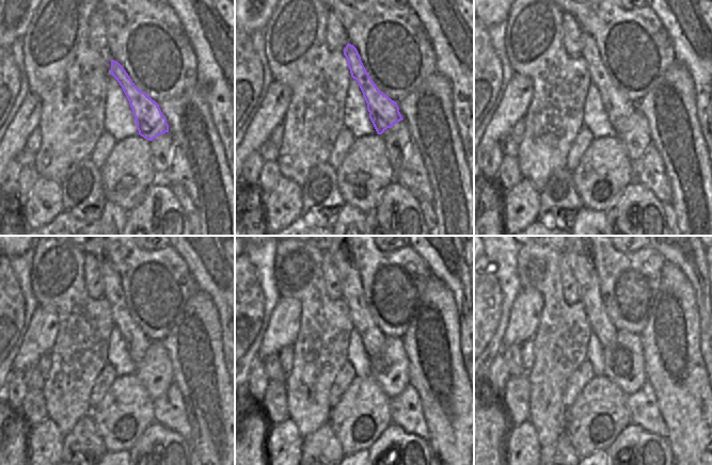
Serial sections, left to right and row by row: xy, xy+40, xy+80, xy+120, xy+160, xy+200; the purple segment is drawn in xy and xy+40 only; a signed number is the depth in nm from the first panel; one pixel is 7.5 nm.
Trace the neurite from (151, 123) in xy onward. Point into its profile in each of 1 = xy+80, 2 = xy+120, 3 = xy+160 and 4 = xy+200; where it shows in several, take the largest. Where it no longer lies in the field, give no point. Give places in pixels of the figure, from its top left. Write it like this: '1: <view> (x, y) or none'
1: xy+80 (618, 109)
2: xy+120 (137, 342)
3: xy+160 (373, 339)
4: xy+200 (580, 257)

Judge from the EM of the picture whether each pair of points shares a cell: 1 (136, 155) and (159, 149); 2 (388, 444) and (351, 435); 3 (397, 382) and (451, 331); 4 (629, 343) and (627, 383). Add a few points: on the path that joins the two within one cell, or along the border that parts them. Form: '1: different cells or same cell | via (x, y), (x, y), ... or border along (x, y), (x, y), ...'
1: different cells | border along (148, 141), (151, 162), (153, 169), (158, 174)
2: different cells | border along (391, 422), (367, 450)
3: different cells | border along (402, 347), (407, 357), (410, 383)
4: same cell | via (634, 354), (634, 373), (636, 377)

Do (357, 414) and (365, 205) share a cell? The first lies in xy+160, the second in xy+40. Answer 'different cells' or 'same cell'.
same cell

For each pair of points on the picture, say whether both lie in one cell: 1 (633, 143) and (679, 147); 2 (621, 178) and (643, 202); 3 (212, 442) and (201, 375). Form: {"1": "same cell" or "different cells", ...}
{"1": "different cells", "2": "different cells", "3": "same cell"}

